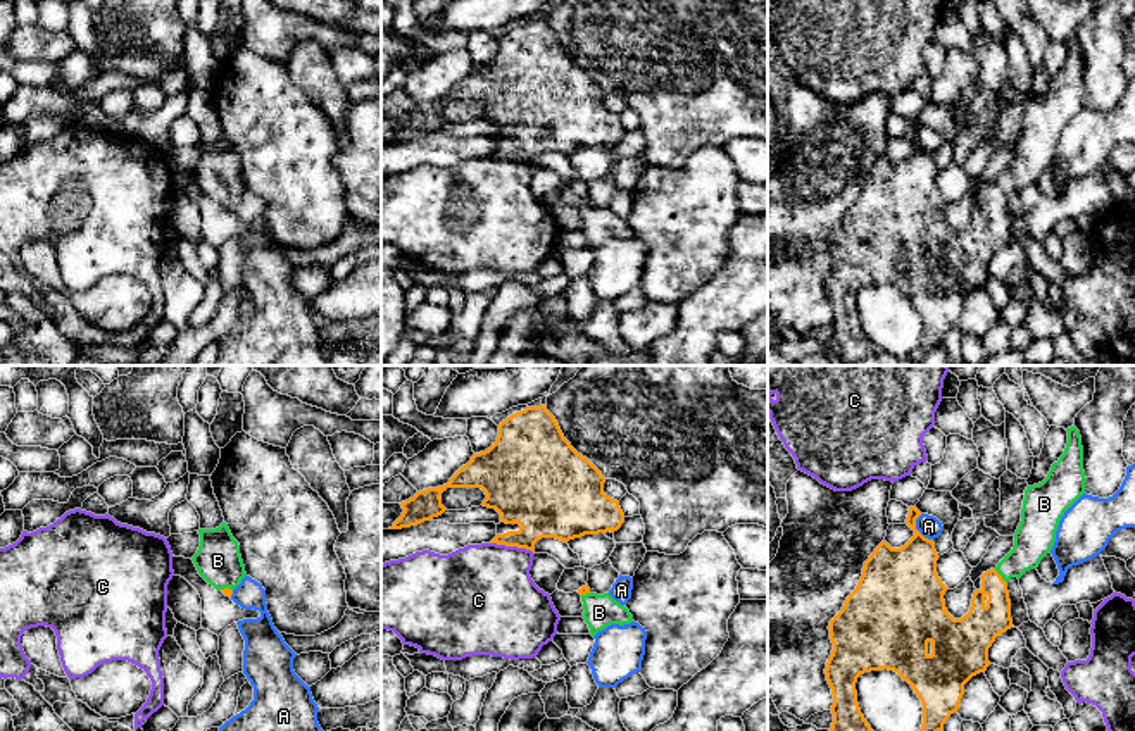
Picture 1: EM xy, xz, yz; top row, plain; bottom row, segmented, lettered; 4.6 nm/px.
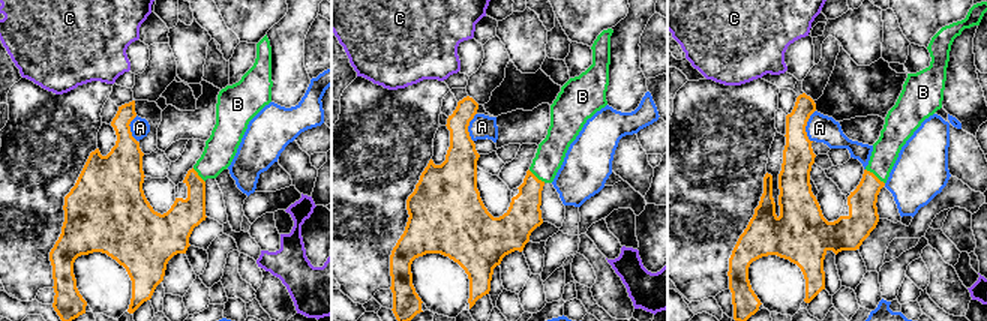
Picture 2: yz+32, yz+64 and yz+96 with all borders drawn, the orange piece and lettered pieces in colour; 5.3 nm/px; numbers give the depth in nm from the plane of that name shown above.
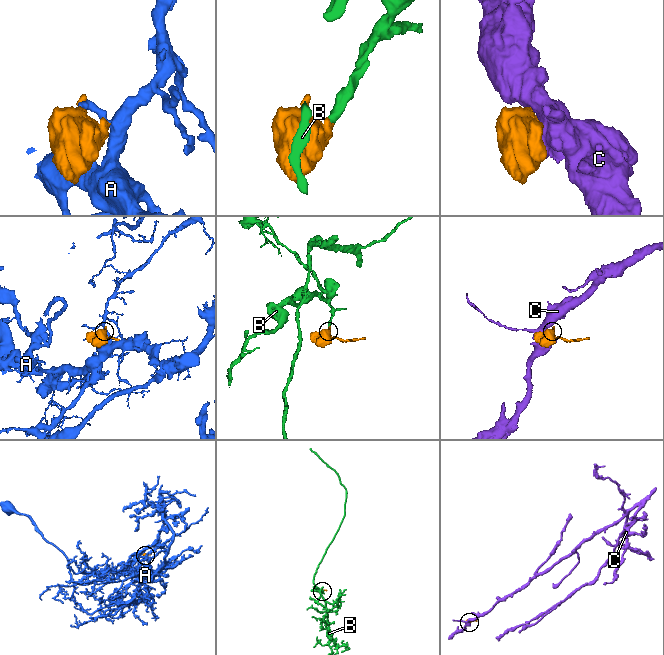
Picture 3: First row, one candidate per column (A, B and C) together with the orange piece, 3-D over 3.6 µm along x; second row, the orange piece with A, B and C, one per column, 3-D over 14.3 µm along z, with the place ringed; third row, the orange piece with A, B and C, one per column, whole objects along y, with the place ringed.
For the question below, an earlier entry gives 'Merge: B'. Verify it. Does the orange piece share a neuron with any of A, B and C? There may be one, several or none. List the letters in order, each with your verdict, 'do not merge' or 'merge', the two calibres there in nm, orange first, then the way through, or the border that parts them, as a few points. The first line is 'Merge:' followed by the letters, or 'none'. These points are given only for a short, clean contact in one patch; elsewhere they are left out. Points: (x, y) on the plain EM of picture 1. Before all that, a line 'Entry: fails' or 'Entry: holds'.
Entry: holds
Merge: B
A: do not merge; calibres 320 and 100 nm
B: merge; calibres 180 and 190 nm; way yz (982, 238), (997, 223), (1001, 190), (1030, 161), (1035, 149)
C: do not merge; calibres 320 and 440 nm

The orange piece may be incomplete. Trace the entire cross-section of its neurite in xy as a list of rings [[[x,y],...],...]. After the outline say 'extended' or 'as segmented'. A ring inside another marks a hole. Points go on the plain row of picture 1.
[[[226,136],[216,143],[198,143],[200,160],[191,171],[198,188],[231,212],[233,203],[247,190],[240,159]]]; extended

